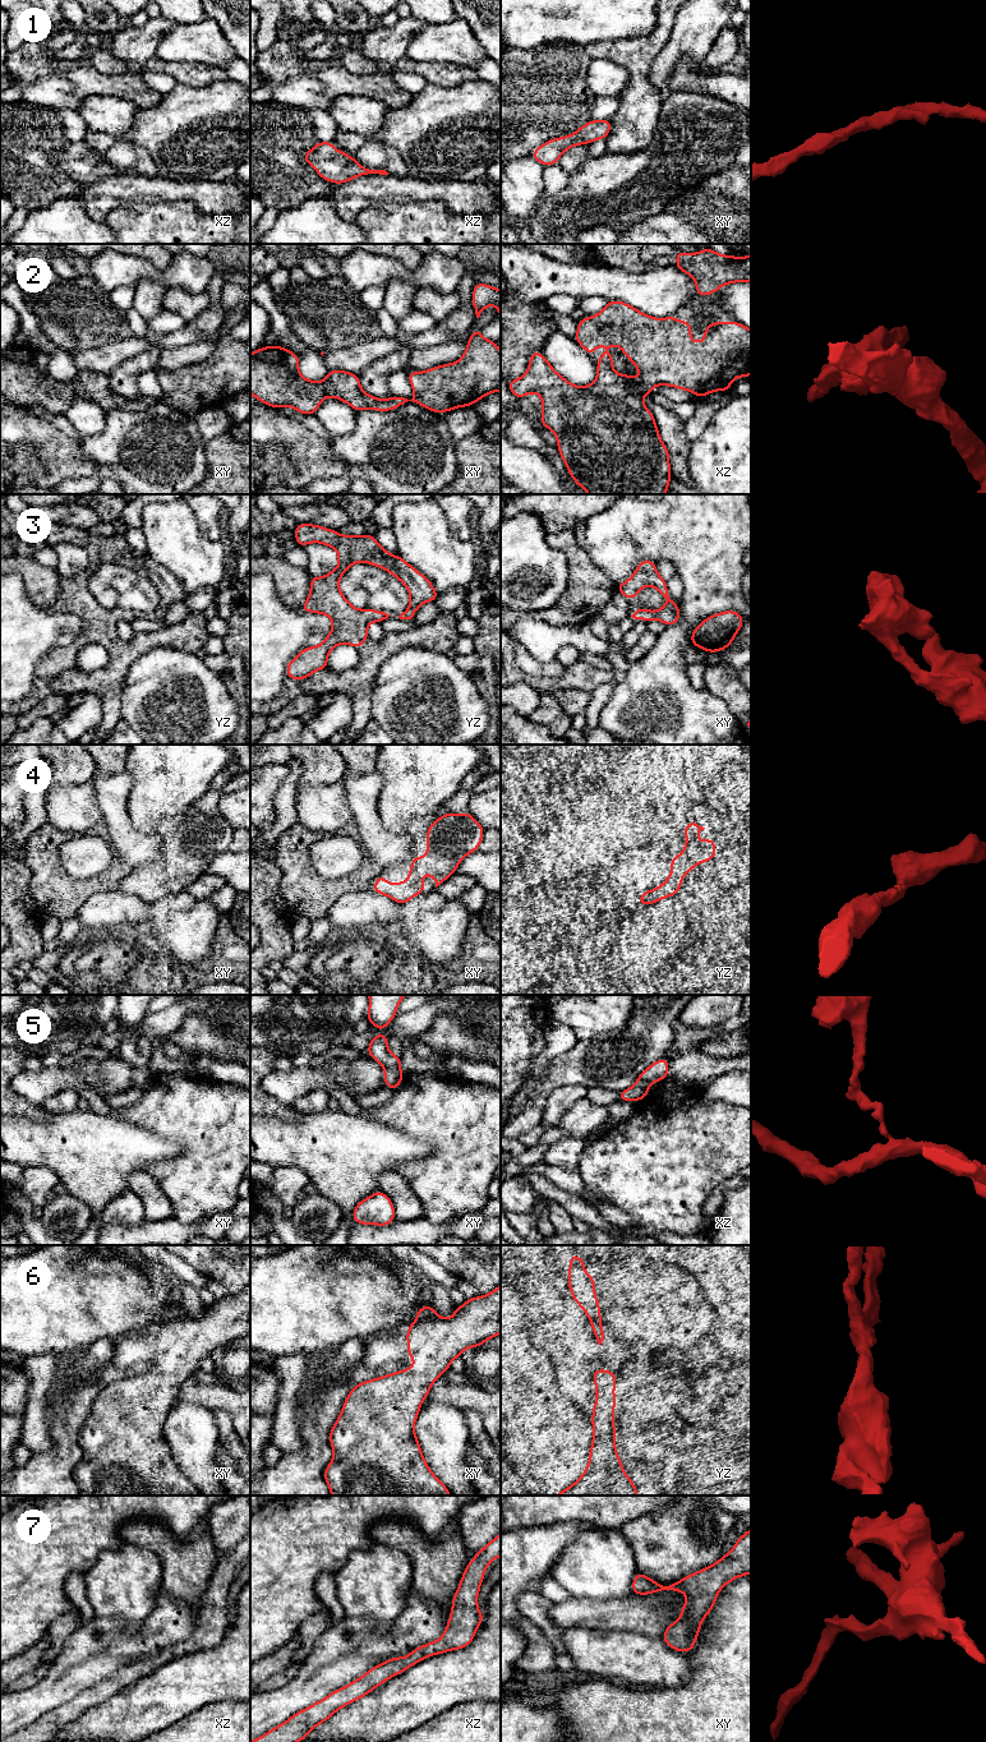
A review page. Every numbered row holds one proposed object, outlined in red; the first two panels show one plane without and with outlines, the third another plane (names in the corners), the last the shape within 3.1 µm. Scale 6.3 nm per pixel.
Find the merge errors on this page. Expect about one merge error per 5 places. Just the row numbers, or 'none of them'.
5

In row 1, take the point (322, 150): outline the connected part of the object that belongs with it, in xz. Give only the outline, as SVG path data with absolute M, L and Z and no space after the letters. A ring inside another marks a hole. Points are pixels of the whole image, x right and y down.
M319 142L303 156L305 163L314 166L315 172L335 184L344 184L358 176L368 174L388 175L386 170L369 170L363 167L356 158L350 158L344 149L337 152L333 142Z

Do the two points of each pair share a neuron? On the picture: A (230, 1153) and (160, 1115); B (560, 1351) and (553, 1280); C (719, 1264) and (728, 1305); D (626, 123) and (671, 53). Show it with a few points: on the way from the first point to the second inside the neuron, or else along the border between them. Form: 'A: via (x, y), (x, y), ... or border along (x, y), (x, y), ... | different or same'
A: via (212, 1136), (192, 1115), (178, 1115) | same
B: via (560, 1333), (560, 1307), (554, 1298) | same
C: via (727, 1275), (728, 1295) | same
D: border along (657, 54), (652, 64), (649, 81), (664, 95) | different

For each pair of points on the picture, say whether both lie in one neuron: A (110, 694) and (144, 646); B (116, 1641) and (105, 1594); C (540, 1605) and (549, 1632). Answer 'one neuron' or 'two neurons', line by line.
A: one neuron
B: two neurons
C: one neuron

